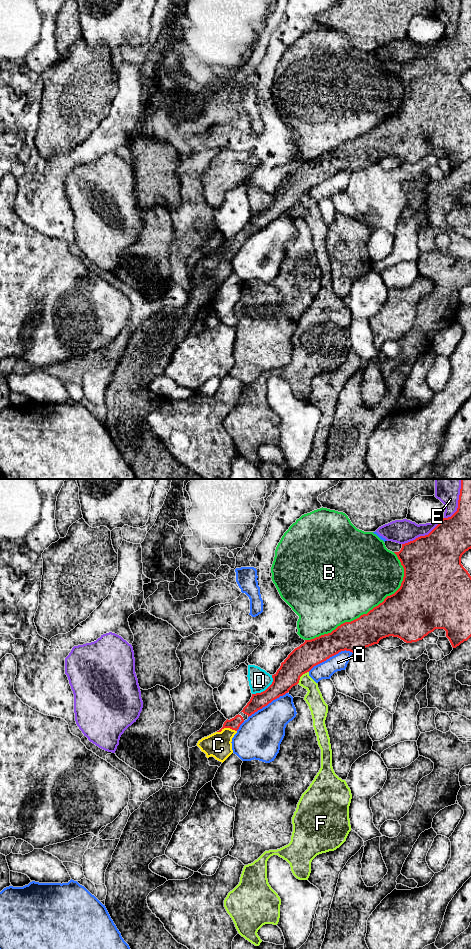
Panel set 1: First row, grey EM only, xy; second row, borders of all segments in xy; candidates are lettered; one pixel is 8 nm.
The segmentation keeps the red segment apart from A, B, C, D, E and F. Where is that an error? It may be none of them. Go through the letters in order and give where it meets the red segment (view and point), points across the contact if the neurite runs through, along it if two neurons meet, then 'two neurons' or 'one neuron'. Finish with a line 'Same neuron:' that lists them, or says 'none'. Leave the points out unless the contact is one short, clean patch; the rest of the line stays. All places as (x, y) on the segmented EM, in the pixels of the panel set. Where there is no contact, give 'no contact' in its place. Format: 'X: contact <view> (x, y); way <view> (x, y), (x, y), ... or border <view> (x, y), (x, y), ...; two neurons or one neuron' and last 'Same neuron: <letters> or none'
A: contact xy (330, 656); two neurons
B: contact xy (369, 611); two neurons
C: contact xy (226, 727); way xy (234, 723), (226, 727), (226, 733), (218, 745); one neuron
D: contact xy (266, 689); two neurons
E: contact xy (458, 501); two neurons
F: contact xy (301, 675); two neurons
Same neuron: C

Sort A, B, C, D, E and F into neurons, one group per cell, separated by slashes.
A / B / C / D / E / F

